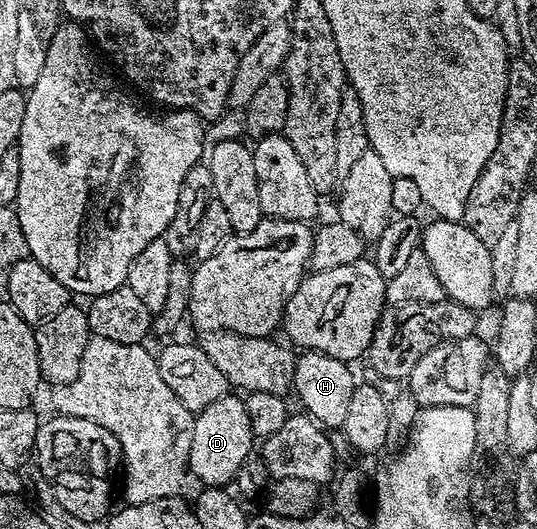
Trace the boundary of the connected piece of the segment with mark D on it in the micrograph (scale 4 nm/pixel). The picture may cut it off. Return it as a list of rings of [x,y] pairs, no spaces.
[[[228,392],[216,404],[208,404],[208,408],[197,411],[192,428],[192,448],[190,449],[189,473],[202,481],[203,487],[216,486],[226,488],[237,479],[240,464],[244,464],[246,457],[255,449],[256,439],[252,432],[252,423],[248,421],[248,408],[245,401],[237,393]]]

